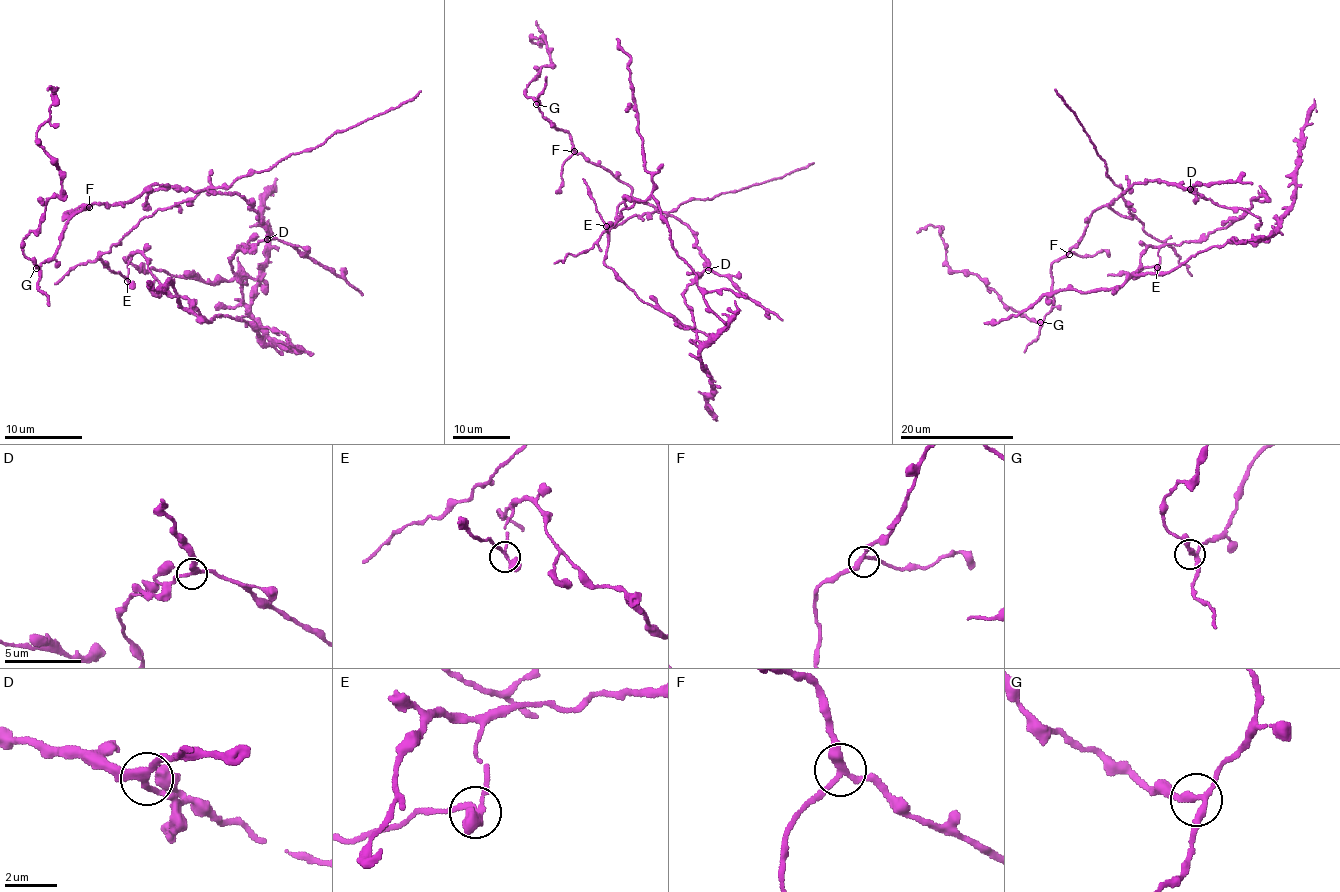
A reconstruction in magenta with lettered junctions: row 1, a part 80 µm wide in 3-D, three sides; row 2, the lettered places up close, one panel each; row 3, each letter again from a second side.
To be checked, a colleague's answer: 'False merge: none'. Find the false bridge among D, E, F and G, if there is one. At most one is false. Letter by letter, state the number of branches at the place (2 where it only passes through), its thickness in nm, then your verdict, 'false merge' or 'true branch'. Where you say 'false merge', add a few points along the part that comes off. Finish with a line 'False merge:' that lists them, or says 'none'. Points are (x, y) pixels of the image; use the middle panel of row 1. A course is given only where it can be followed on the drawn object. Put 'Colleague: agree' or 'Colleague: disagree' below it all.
D: branches 3; calibre 260 nm; true branch
E: branches 3; calibre 260 nm; false merge; course (607, 225), (582, 179)
F: branches 3; calibre 280 nm; true branch
G: branches 3; calibre 220 nm; true branch
False merge: E
Colleague: disagree

